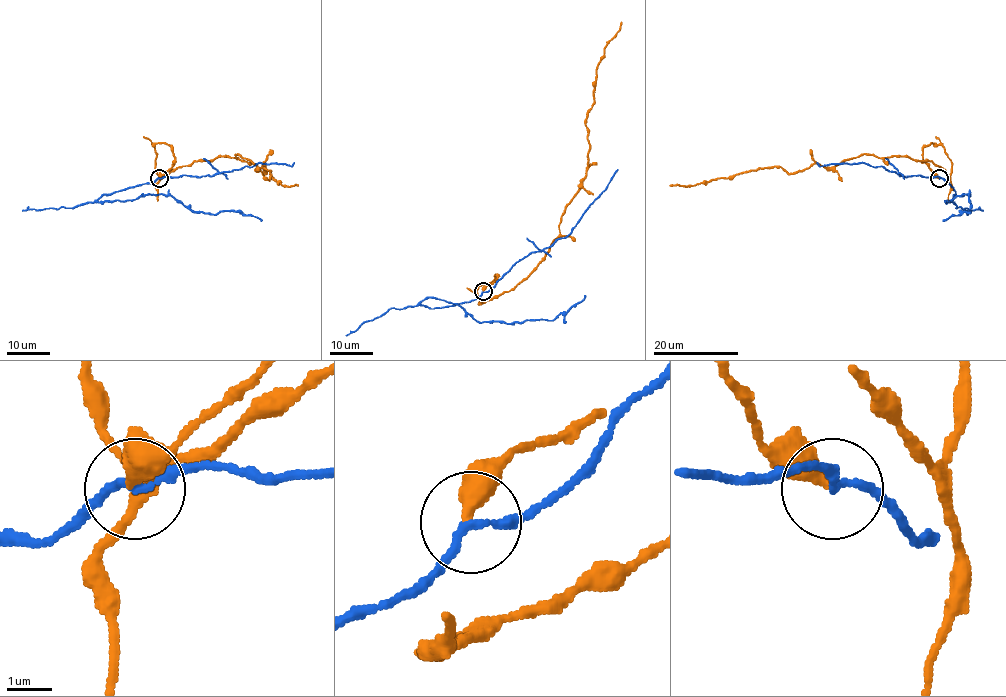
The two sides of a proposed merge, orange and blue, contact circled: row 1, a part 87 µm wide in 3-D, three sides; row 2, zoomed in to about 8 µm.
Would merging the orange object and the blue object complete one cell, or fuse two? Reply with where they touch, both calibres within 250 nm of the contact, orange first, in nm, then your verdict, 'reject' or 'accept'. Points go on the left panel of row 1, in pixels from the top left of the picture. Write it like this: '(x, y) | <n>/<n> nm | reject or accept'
(159, 178) | 380/170 nm | reject

